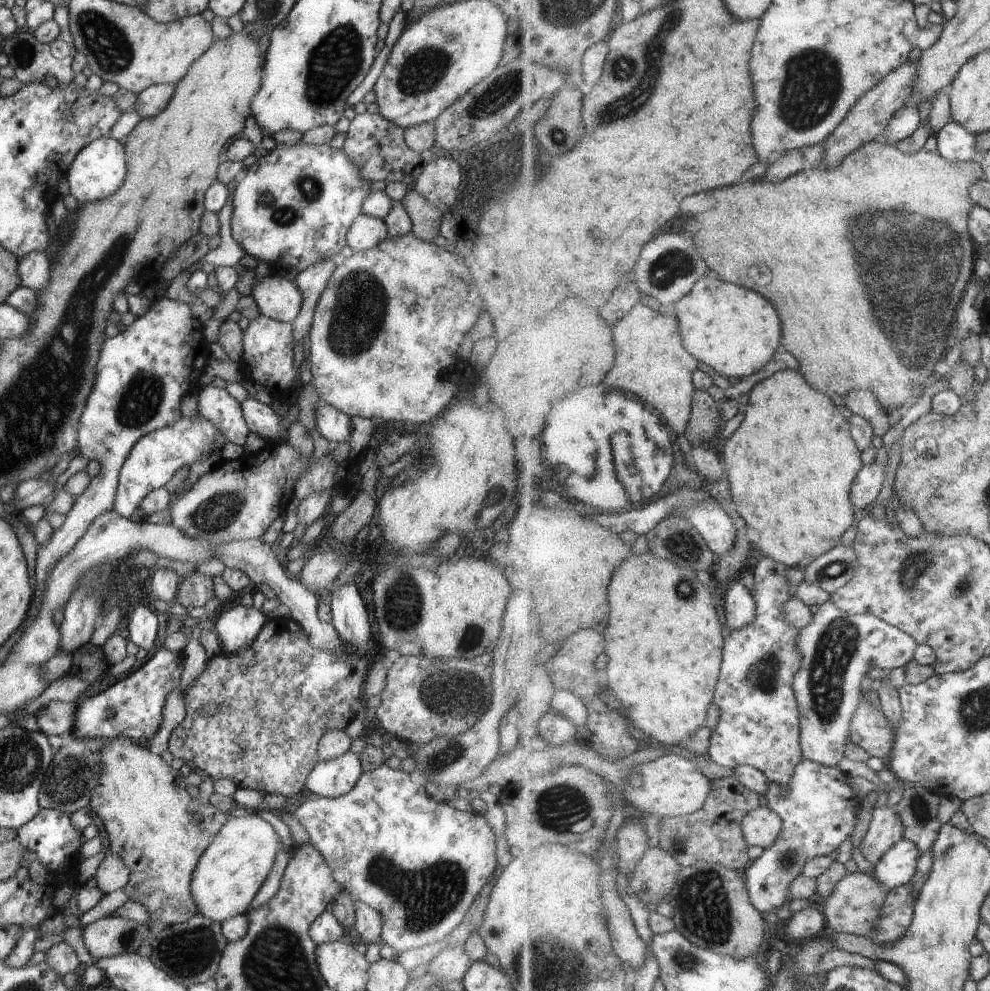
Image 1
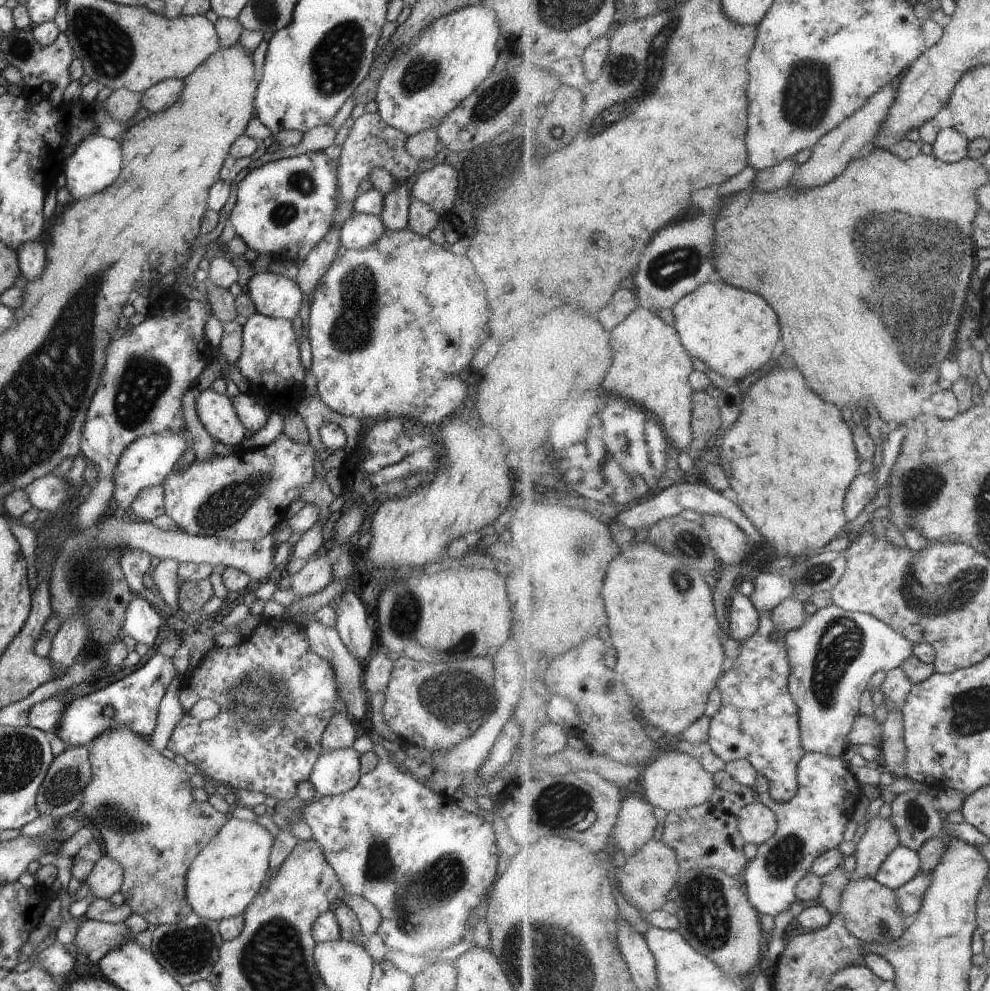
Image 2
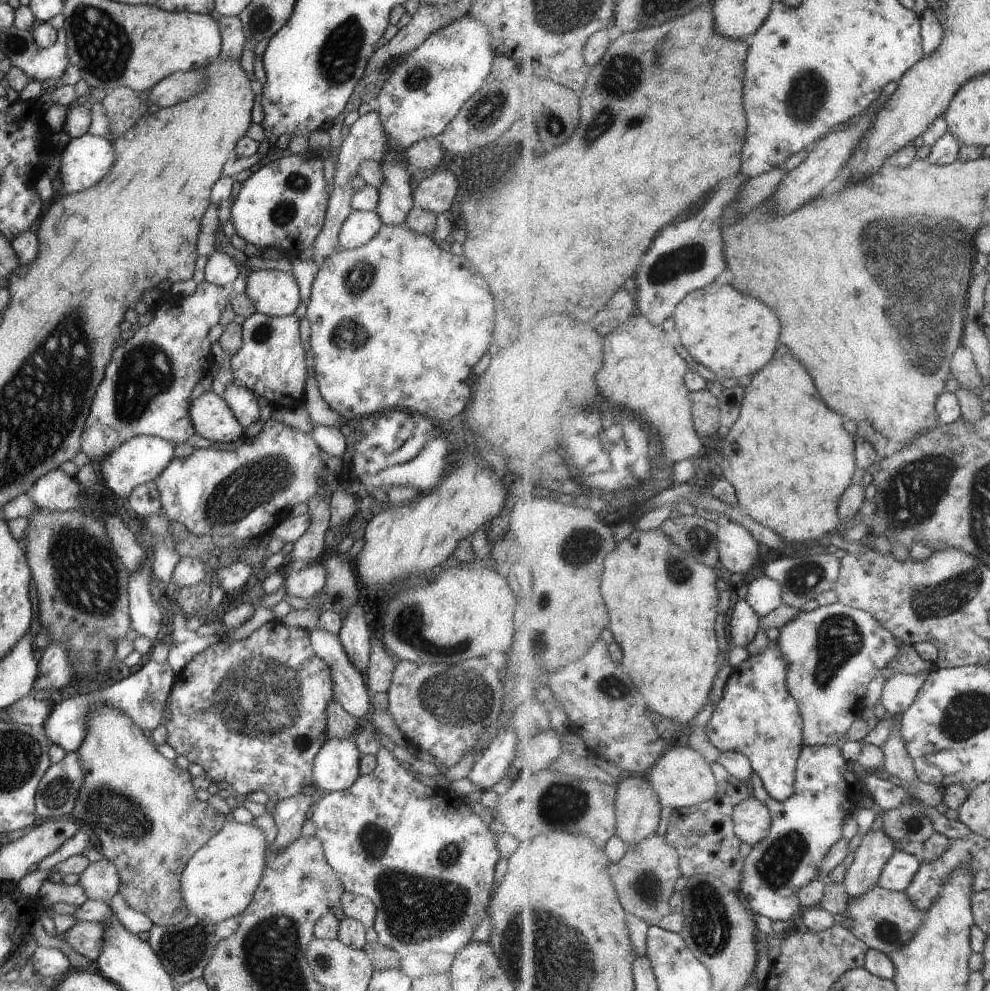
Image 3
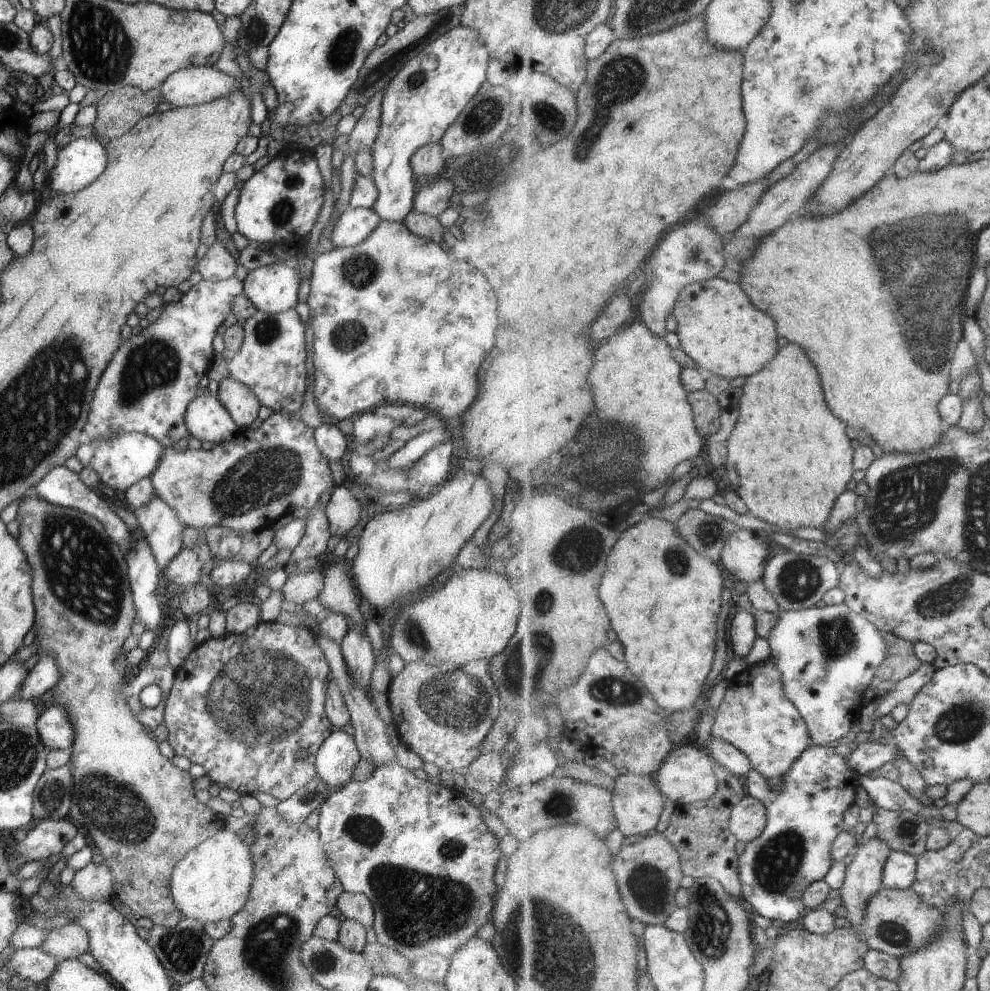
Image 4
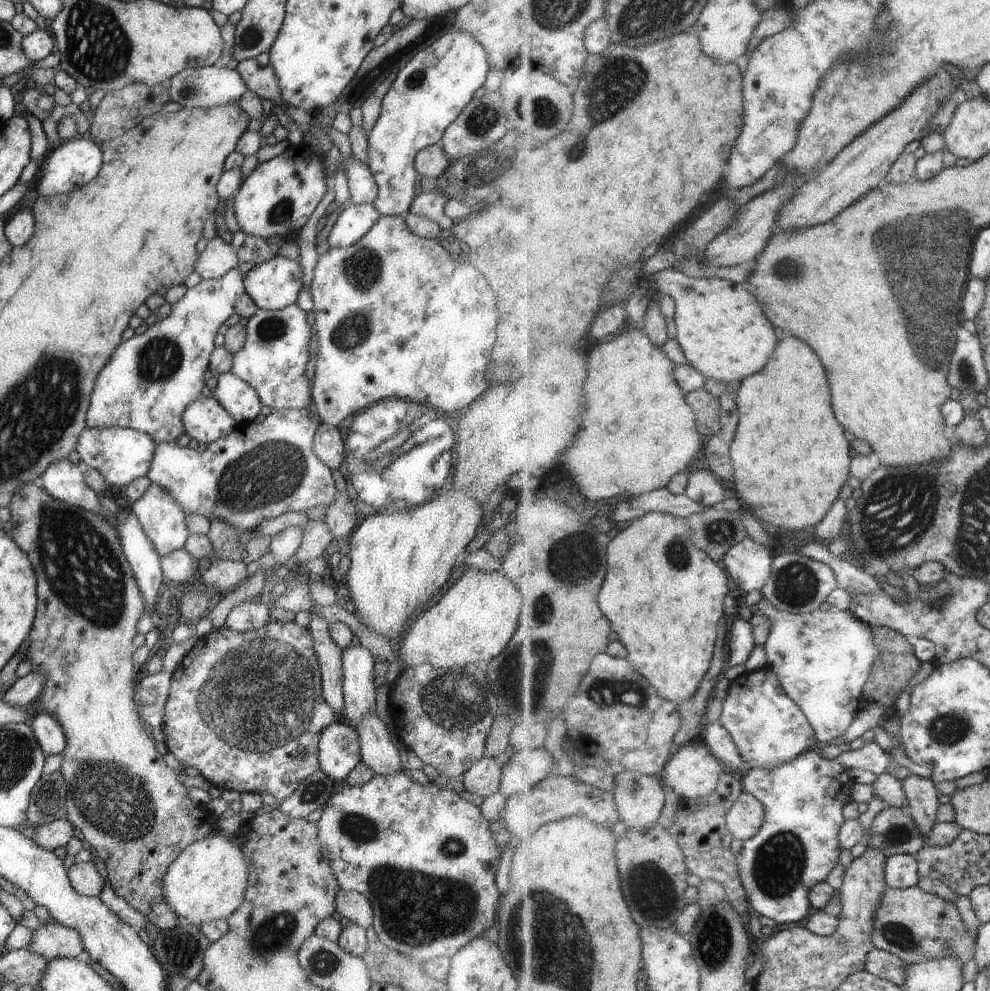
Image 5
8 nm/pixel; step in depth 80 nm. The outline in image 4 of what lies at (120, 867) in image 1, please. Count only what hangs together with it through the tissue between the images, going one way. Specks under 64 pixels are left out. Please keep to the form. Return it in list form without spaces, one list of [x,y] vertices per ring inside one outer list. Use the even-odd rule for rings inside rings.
[[[89,862],[83,868],[79,868],[73,874],[73,878],[71,878],[71,882],[69,884],[76,893],[82,897],[85,901],[96,901],[96,902],[109,902],[113,898],[113,890],[112,890],[112,875],[109,873],[109,870],[104,866],[104,864],[100,864],[99,866],[95,866]]]

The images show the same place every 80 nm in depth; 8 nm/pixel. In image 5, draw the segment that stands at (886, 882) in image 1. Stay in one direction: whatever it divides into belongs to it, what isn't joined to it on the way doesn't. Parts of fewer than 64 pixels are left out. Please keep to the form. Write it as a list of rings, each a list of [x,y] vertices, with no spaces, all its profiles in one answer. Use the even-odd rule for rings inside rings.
[[[907,854],[889,857],[886,864],[886,880],[888,887],[893,889],[917,887],[920,882],[920,872],[916,858]]]

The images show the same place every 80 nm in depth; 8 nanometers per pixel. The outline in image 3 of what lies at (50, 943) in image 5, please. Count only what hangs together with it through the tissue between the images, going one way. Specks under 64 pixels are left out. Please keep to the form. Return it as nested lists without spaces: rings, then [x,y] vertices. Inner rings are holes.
[[[81,921],[71,925],[64,933],[64,941],[71,950],[94,962],[102,941],[102,926],[98,922]]]

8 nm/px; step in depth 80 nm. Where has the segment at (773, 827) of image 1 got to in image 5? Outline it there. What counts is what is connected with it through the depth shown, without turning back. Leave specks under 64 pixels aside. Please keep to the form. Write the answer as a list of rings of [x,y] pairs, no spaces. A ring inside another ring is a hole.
[[[744,791],[740,800],[729,810],[729,832],[735,839],[745,842],[751,840],[763,828],[765,812],[764,805],[755,796]]]

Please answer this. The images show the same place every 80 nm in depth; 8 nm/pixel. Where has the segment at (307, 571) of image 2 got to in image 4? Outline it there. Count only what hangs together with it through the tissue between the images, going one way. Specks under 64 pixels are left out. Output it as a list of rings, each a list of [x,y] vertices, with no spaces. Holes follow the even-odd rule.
[[[313,568],[309,572],[300,573],[297,571],[294,576],[288,576],[280,591],[284,600],[299,607],[306,601],[317,599],[323,586],[323,572]]]

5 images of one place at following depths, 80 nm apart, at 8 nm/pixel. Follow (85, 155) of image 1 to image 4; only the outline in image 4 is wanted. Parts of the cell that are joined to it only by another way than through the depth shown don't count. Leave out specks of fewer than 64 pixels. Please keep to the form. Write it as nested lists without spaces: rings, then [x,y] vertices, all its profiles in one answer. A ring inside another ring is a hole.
[[[96,137],[72,138],[56,153],[56,162],[47,174],[48,187],[58,194],[72,194],[86,188],[107,165],[103,141]]]

